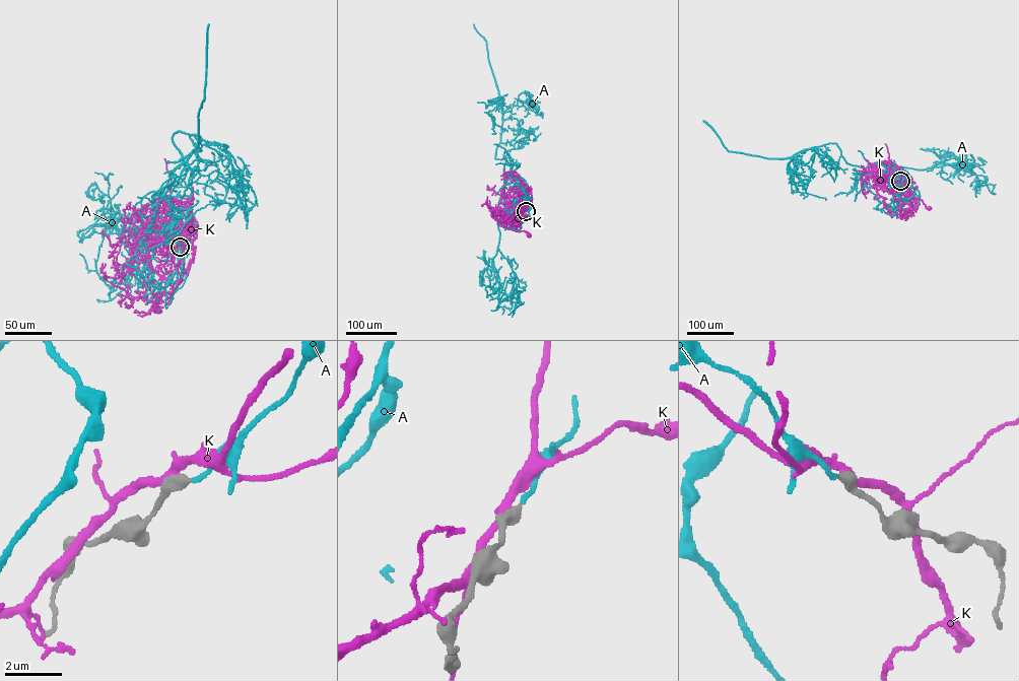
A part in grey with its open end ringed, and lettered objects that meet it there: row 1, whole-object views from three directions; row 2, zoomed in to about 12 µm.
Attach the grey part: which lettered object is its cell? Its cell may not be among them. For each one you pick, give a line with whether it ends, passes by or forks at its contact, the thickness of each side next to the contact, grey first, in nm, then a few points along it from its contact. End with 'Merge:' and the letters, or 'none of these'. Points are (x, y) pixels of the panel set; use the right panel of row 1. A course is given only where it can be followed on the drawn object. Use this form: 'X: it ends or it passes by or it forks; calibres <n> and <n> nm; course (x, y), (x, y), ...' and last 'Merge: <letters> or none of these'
A: it ends; calibres 420 and 140 nm; course (900, 181), (874, 163), (865, 167), (847, 163), (835, 143), (804, 149), (786, 158), (729, 151), (703, 120)
Merge: A

